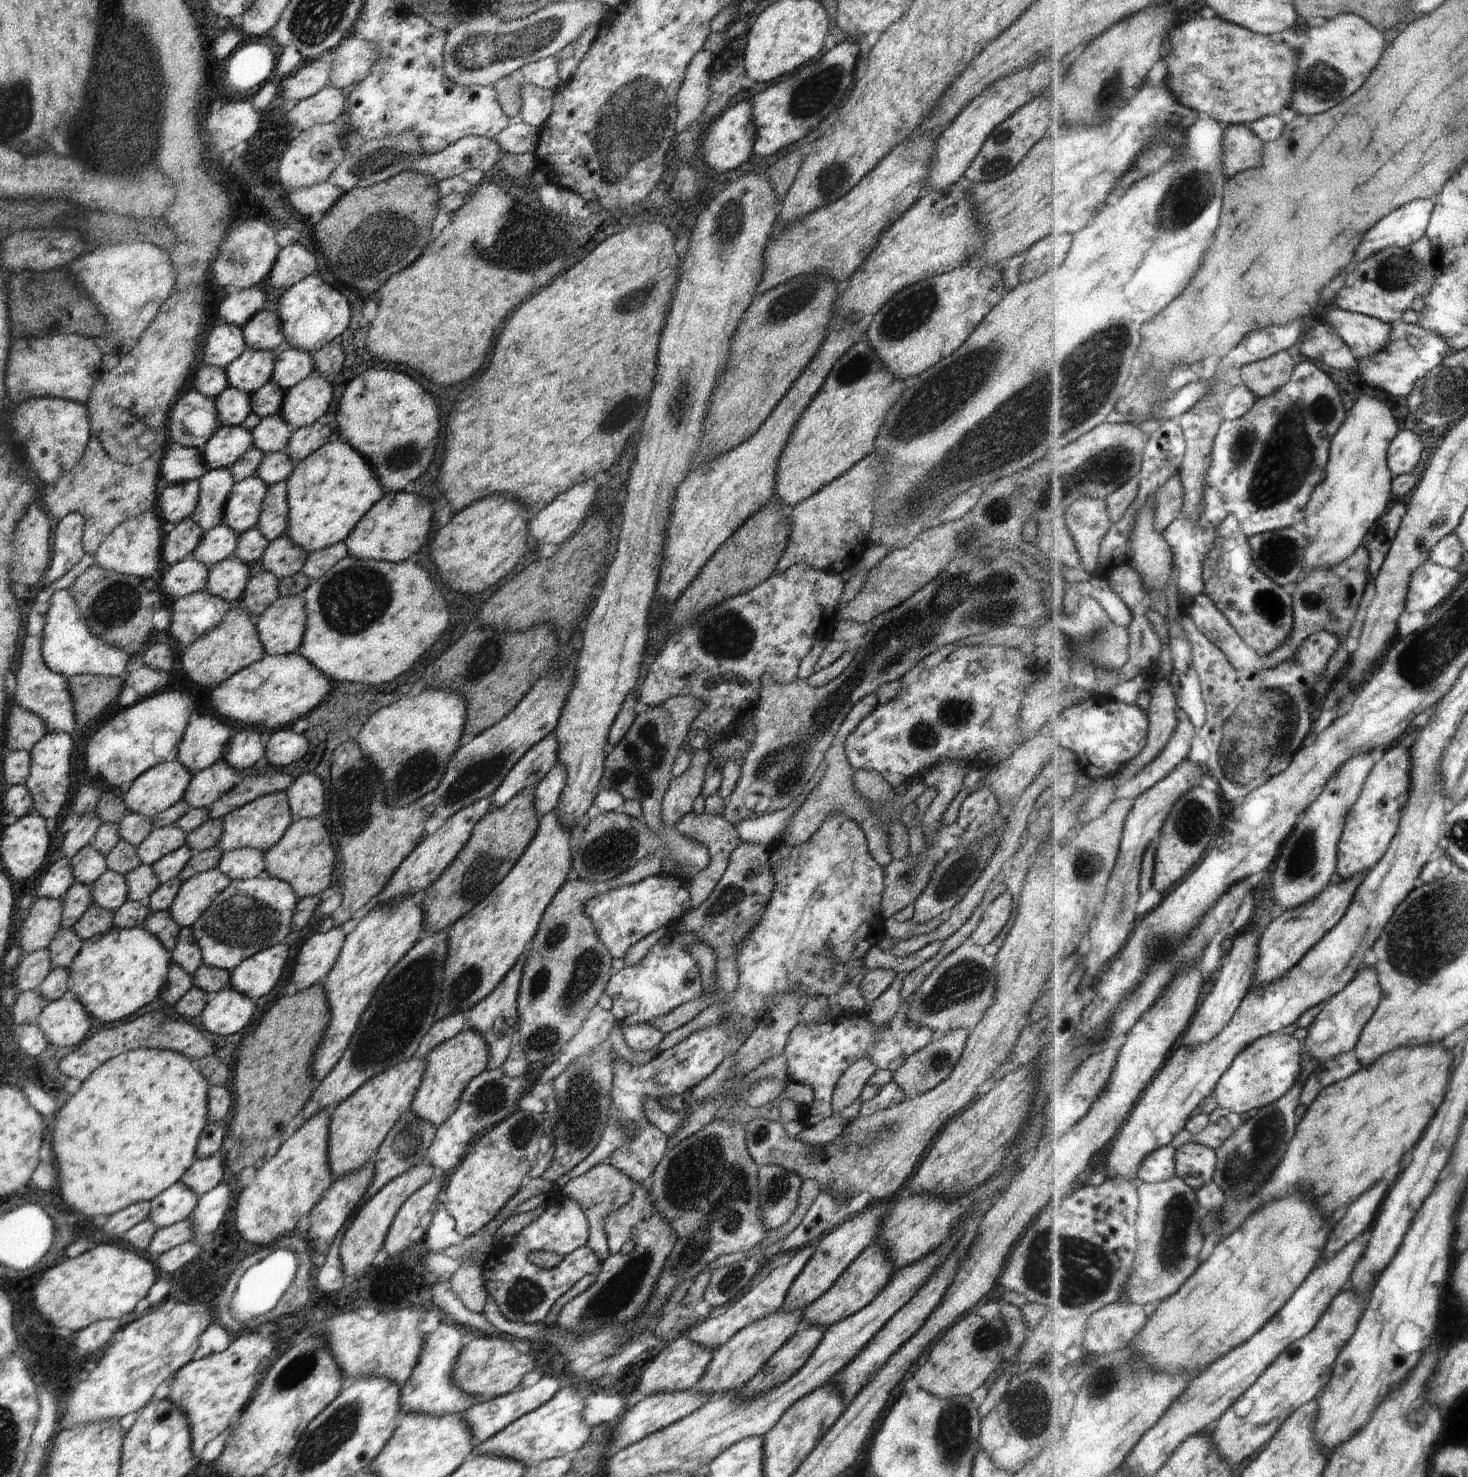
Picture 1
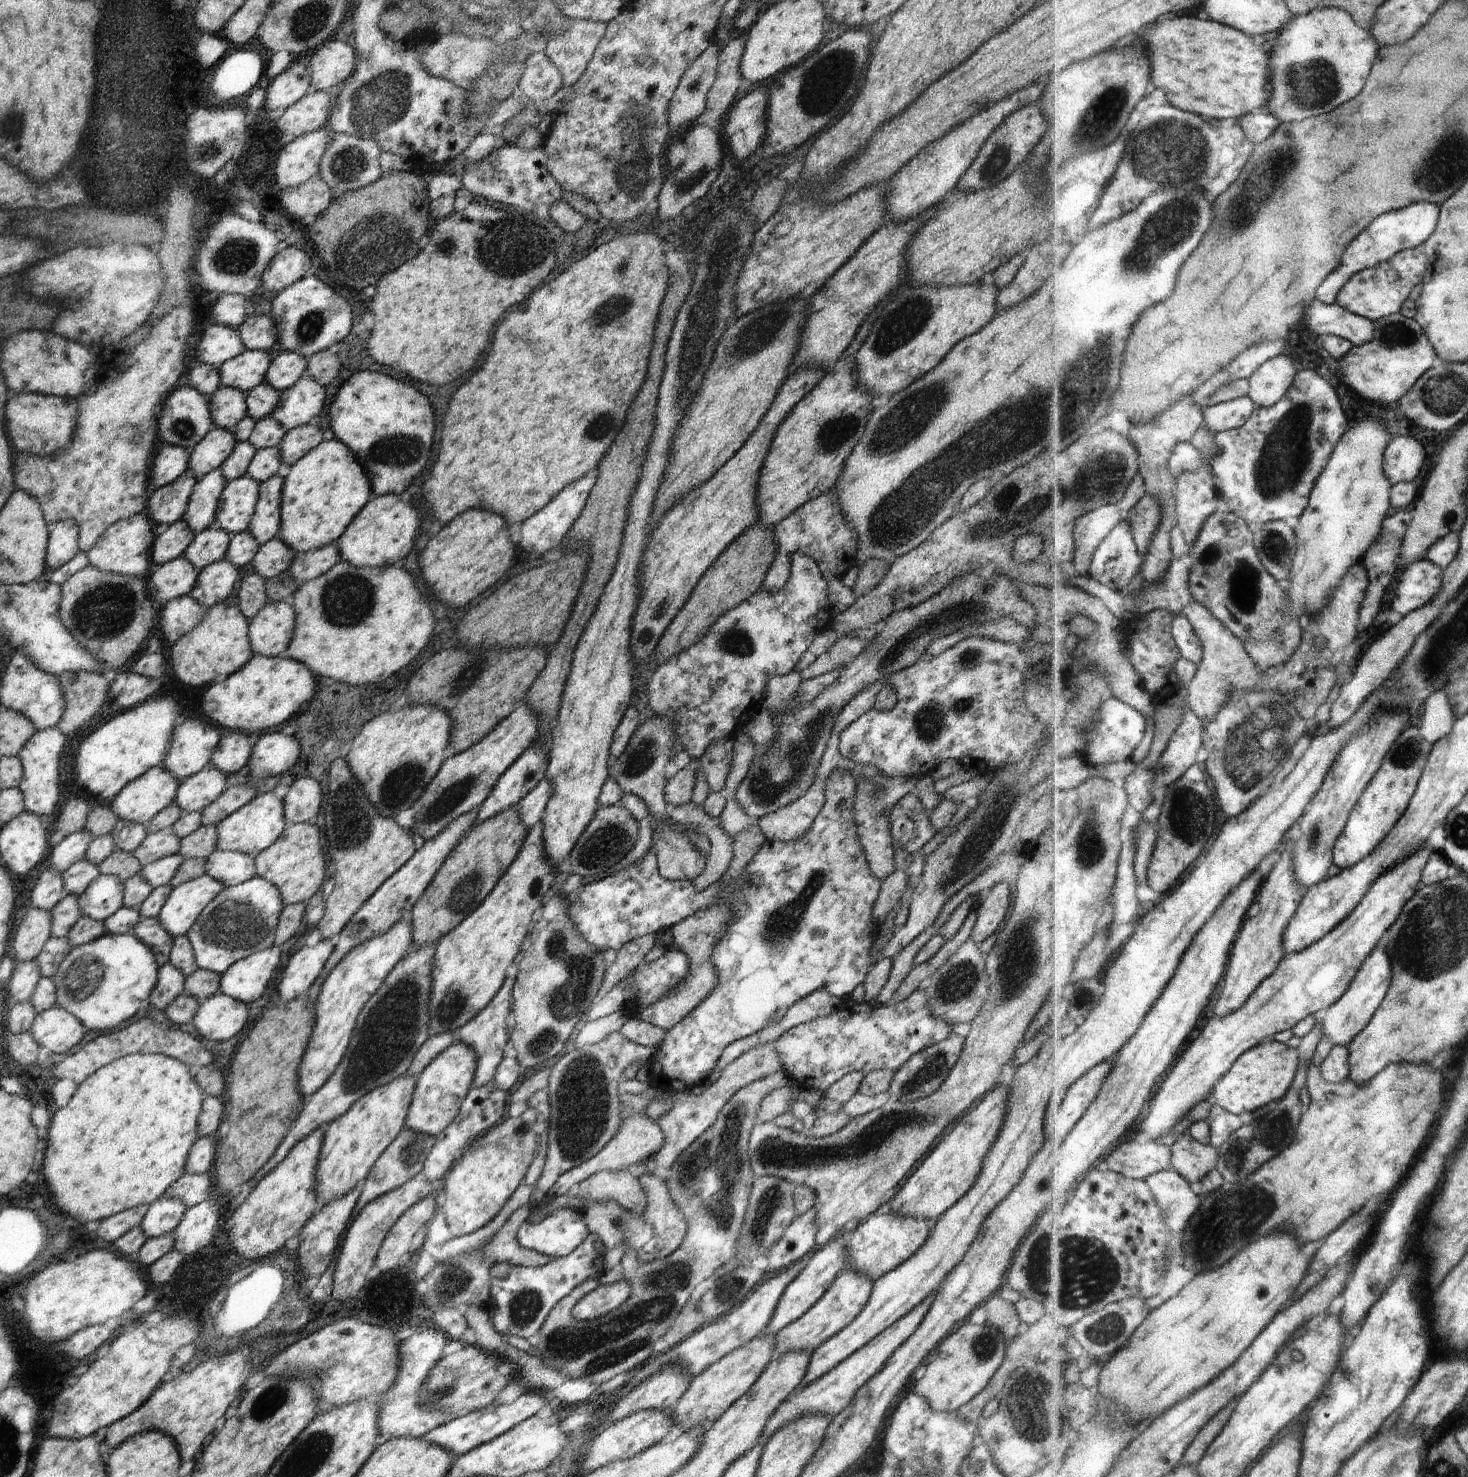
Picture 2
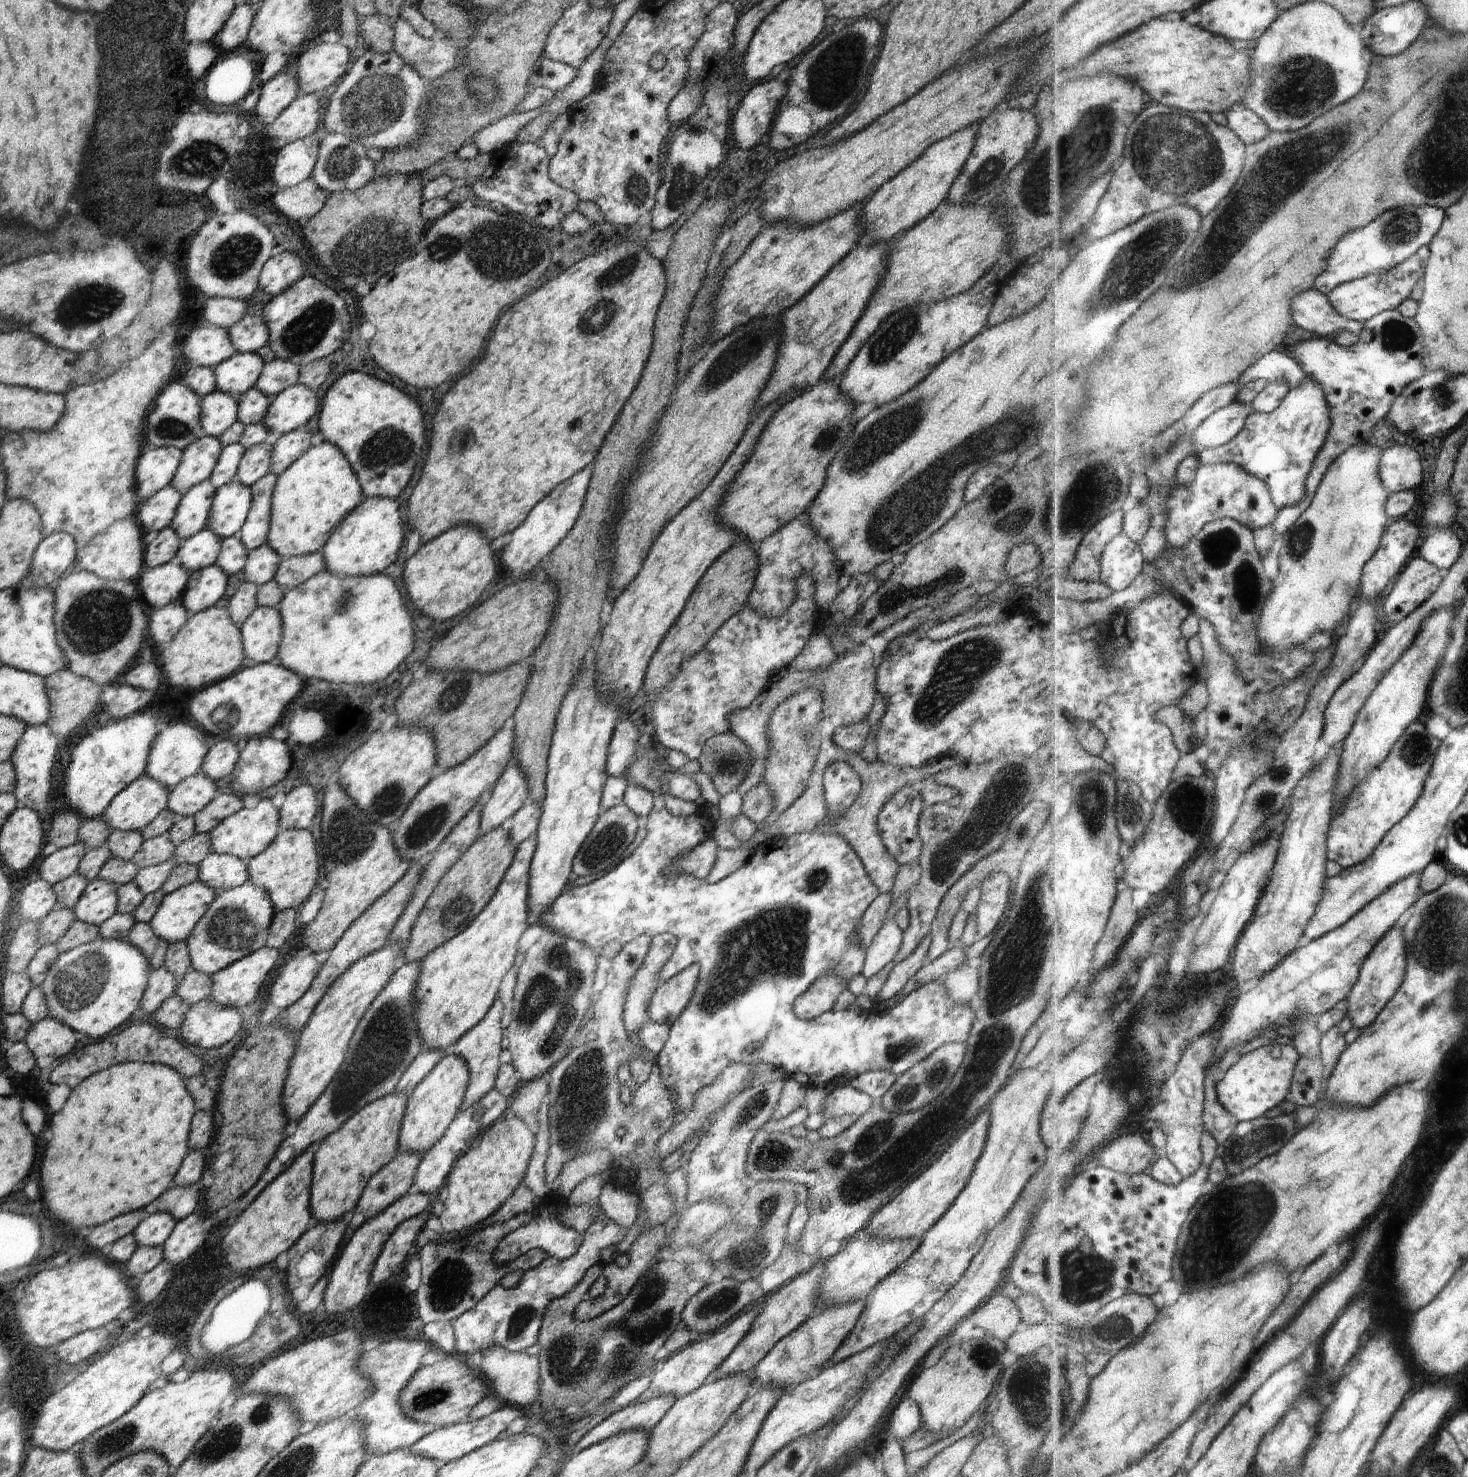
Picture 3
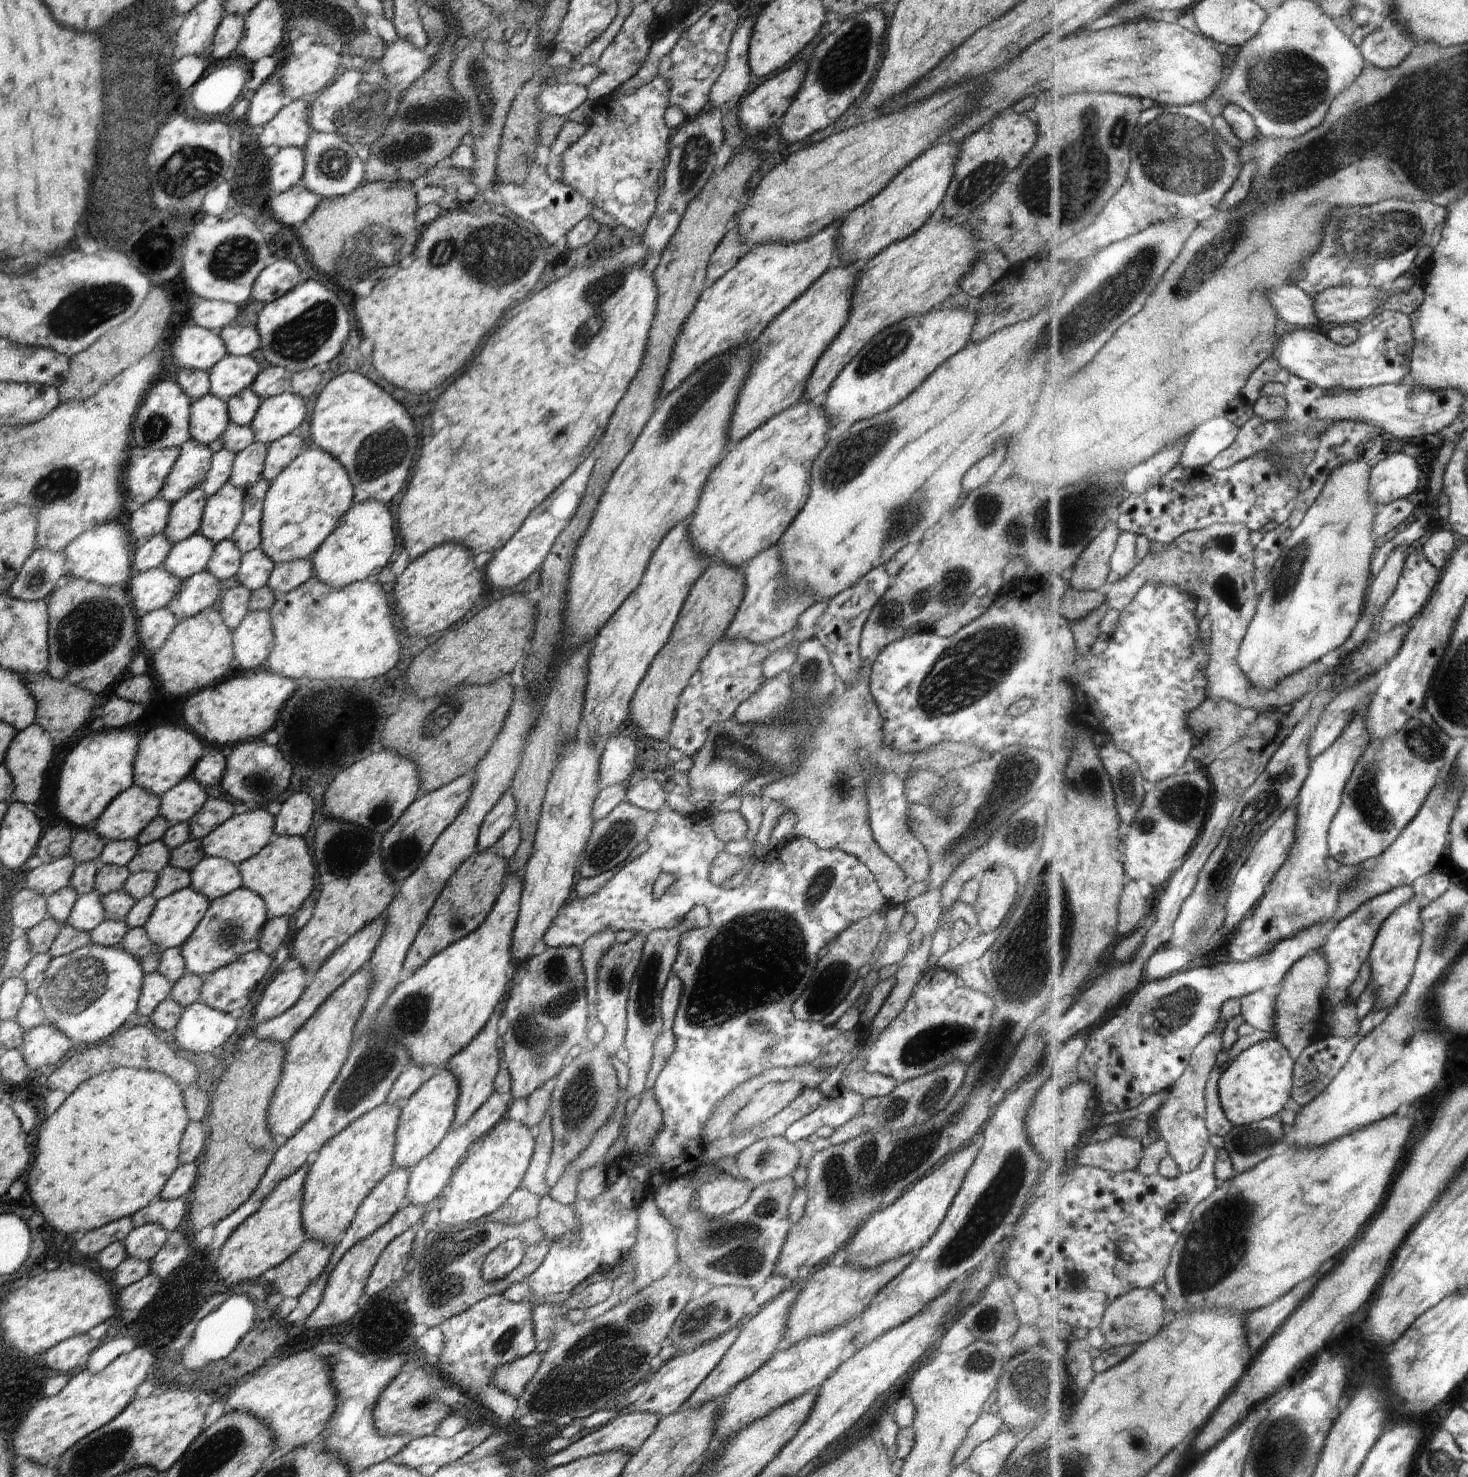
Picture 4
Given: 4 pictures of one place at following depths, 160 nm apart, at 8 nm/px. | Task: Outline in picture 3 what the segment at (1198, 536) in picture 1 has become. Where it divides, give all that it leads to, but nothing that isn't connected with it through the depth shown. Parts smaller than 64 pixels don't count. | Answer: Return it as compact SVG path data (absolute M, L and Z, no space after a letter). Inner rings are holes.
M1308 379L1271 413L1256 410L1248 417L1247 427L1231 443L1217 449L1208 449L1200 456L1204 464L1234 462L1244 467L1251 475L1266 481L1275 496L1275 503L1281 508L1294 506L1306 498L1308 481L1315 466L1315 460L1323 450L1330 435L1333 420L1332 407L1318 381Z

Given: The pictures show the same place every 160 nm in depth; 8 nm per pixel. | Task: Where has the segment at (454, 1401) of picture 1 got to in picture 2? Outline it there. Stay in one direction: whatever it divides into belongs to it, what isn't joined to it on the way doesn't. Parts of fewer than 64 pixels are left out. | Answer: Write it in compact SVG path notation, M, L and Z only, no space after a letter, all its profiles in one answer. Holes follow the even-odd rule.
M426 1330L414 1334L401 1341L398 1346L398 1364L396 1364L396 1380L392 1380L392 1388L379 1396L380 1398L380 1431L385 1437L426 1436L428 1432L450 1421L450 1414L444 1410L422 1408L418 1402L418 1390L426 1374L440 1361L443 1348L448 1344L446 1334L442 1330Z

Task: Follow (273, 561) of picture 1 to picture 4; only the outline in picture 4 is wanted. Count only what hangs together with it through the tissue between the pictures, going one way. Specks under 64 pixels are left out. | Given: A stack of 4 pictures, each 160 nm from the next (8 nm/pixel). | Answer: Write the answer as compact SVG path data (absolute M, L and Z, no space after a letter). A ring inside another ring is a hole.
M260 548L243 554L235 574L237 586L244 587L250 592L265 587L274 565Z

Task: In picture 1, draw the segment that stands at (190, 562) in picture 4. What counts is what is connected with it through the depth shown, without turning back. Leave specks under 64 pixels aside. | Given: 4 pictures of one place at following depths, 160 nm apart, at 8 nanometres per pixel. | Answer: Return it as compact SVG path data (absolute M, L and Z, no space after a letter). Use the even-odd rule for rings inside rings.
M222 523L203 532L203 537L191 552L207 568L235 554L239 534Z

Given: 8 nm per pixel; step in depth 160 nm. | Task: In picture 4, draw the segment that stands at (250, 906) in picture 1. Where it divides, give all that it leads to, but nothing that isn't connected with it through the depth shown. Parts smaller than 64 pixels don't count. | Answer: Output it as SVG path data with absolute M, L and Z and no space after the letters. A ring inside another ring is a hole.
M240 887L228 896L209 902L208 910L188 940L180 946L188 973L202 976L238 960L259 948L260 929L267 921L264 901L251 890Z

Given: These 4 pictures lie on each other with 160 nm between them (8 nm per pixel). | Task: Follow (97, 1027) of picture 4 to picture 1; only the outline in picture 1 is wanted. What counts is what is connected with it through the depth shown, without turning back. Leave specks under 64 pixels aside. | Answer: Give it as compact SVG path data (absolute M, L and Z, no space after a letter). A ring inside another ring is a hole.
M113 926L103 935L93 936L83 942L83 946L80 947L78 954L67 968L69 972L68 993L82 1004L84 1010L92 1018L96 1018L104 1024L118 1022L159 997L160 988L164 986L170 963L172 963L170 952L142 926L131 929Z

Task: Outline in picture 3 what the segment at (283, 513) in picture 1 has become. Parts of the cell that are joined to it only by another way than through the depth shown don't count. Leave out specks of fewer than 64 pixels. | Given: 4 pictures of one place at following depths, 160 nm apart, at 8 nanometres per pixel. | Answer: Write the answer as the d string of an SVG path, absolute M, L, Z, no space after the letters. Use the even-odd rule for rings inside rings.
M269 472L250 487L250 510L239 530L239 539L249 551L267 543L272 495L277 480L278 475Z

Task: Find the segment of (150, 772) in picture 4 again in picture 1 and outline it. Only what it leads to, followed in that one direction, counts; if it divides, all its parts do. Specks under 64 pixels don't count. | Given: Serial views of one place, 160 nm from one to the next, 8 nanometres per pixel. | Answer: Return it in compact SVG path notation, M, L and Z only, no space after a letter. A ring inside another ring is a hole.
M194 715L186 725L176 760L192 774L208 768L222 758L235 730L218 718Z

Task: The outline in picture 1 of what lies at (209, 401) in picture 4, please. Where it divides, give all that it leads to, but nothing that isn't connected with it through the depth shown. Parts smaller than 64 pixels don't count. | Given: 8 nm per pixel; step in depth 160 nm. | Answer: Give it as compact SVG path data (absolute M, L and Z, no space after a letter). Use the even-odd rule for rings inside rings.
M229 386L214 399L222 426L235 427L246 420L251 414L250 397L247 392Z

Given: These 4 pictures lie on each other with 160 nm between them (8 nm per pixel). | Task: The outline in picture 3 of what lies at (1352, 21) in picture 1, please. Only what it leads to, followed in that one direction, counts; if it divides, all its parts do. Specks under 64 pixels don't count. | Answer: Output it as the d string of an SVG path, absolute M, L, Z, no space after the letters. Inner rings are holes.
M1326 2L1300 4L1290 12L1284 12L1252 52L1244 104L1261 116L1272 131L1287 133L1300 130L1312 124L1320 114L1358 96L1368 82L1372 64L1374 52L1366 46L1362 34L1346 22L1338 8Z

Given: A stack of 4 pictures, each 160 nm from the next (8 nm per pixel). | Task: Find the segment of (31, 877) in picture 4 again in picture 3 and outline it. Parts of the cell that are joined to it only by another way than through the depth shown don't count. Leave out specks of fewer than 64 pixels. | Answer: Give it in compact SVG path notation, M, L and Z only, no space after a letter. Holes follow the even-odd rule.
M77 841L67 848L60 848L52 856L44 858L38 866L38 878L48 886L54 887L77 872L82 858L89 849L86 844Z

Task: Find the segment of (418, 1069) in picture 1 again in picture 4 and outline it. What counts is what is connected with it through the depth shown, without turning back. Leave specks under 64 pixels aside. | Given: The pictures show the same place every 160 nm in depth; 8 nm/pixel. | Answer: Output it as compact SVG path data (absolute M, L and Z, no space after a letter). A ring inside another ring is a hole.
M380 1105L333 1136L310 1166L302 1197L302 1224L306 1239L335 1246L370 1191L392 1170L396 1127L401 1109Z

